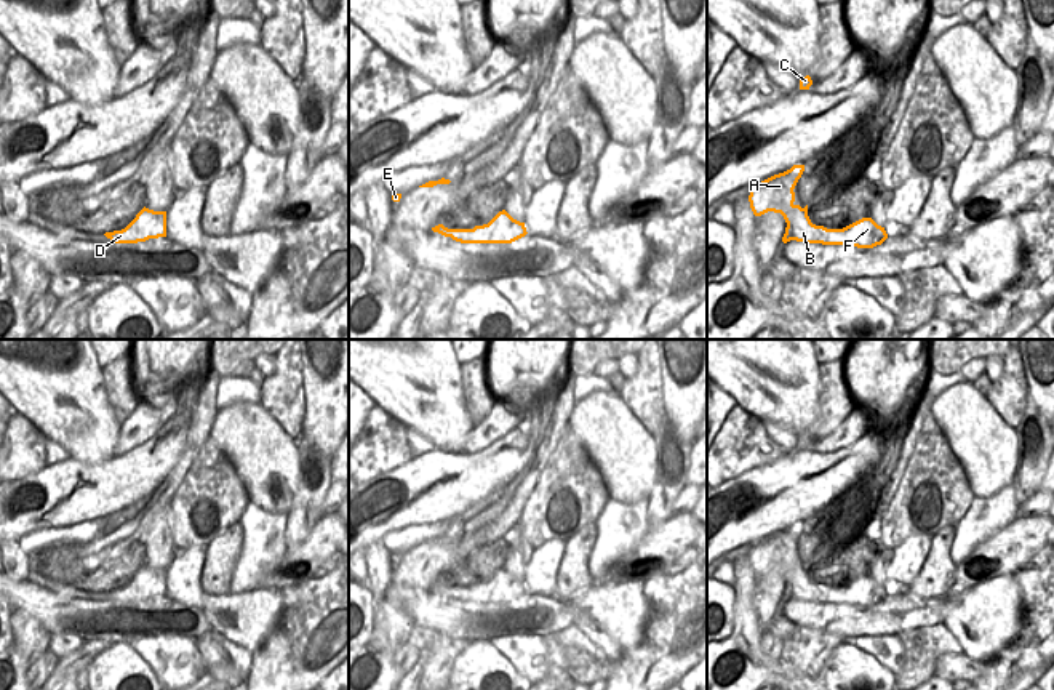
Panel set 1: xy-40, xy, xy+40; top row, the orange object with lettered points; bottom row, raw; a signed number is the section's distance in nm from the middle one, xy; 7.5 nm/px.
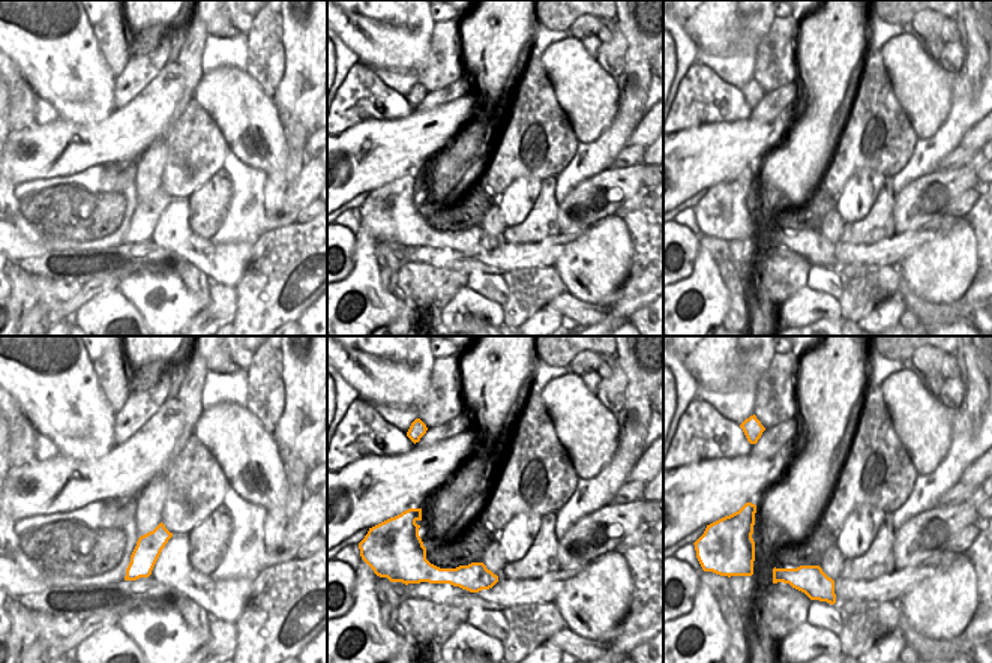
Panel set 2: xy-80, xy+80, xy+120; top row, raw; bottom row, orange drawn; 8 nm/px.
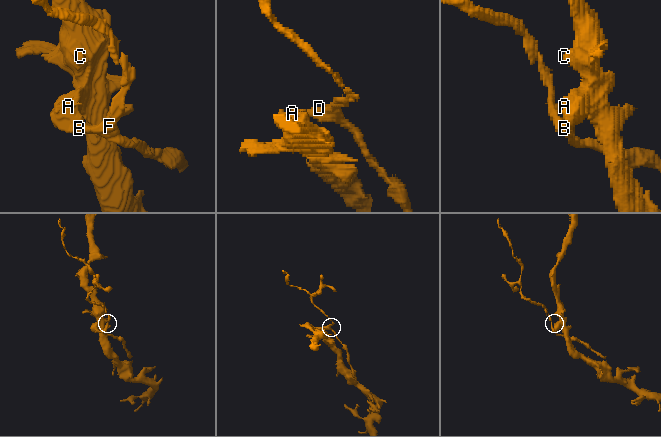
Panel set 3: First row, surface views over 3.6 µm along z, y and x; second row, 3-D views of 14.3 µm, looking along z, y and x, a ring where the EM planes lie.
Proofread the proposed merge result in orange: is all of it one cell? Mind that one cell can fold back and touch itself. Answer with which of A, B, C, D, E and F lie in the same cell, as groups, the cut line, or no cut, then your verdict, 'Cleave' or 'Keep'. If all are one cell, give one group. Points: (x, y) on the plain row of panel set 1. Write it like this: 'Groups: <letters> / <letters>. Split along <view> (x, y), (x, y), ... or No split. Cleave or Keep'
Groups: A B C E / D F. Split along xy (474, 588), (469, 594), (471, 601). Cleave

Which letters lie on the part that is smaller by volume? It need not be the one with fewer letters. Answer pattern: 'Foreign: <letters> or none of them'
Foreign: D, F

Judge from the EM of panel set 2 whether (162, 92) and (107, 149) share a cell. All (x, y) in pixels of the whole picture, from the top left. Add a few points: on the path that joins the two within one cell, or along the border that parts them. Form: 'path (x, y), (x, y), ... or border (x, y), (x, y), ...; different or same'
path (150, 105), (120, 135); same

